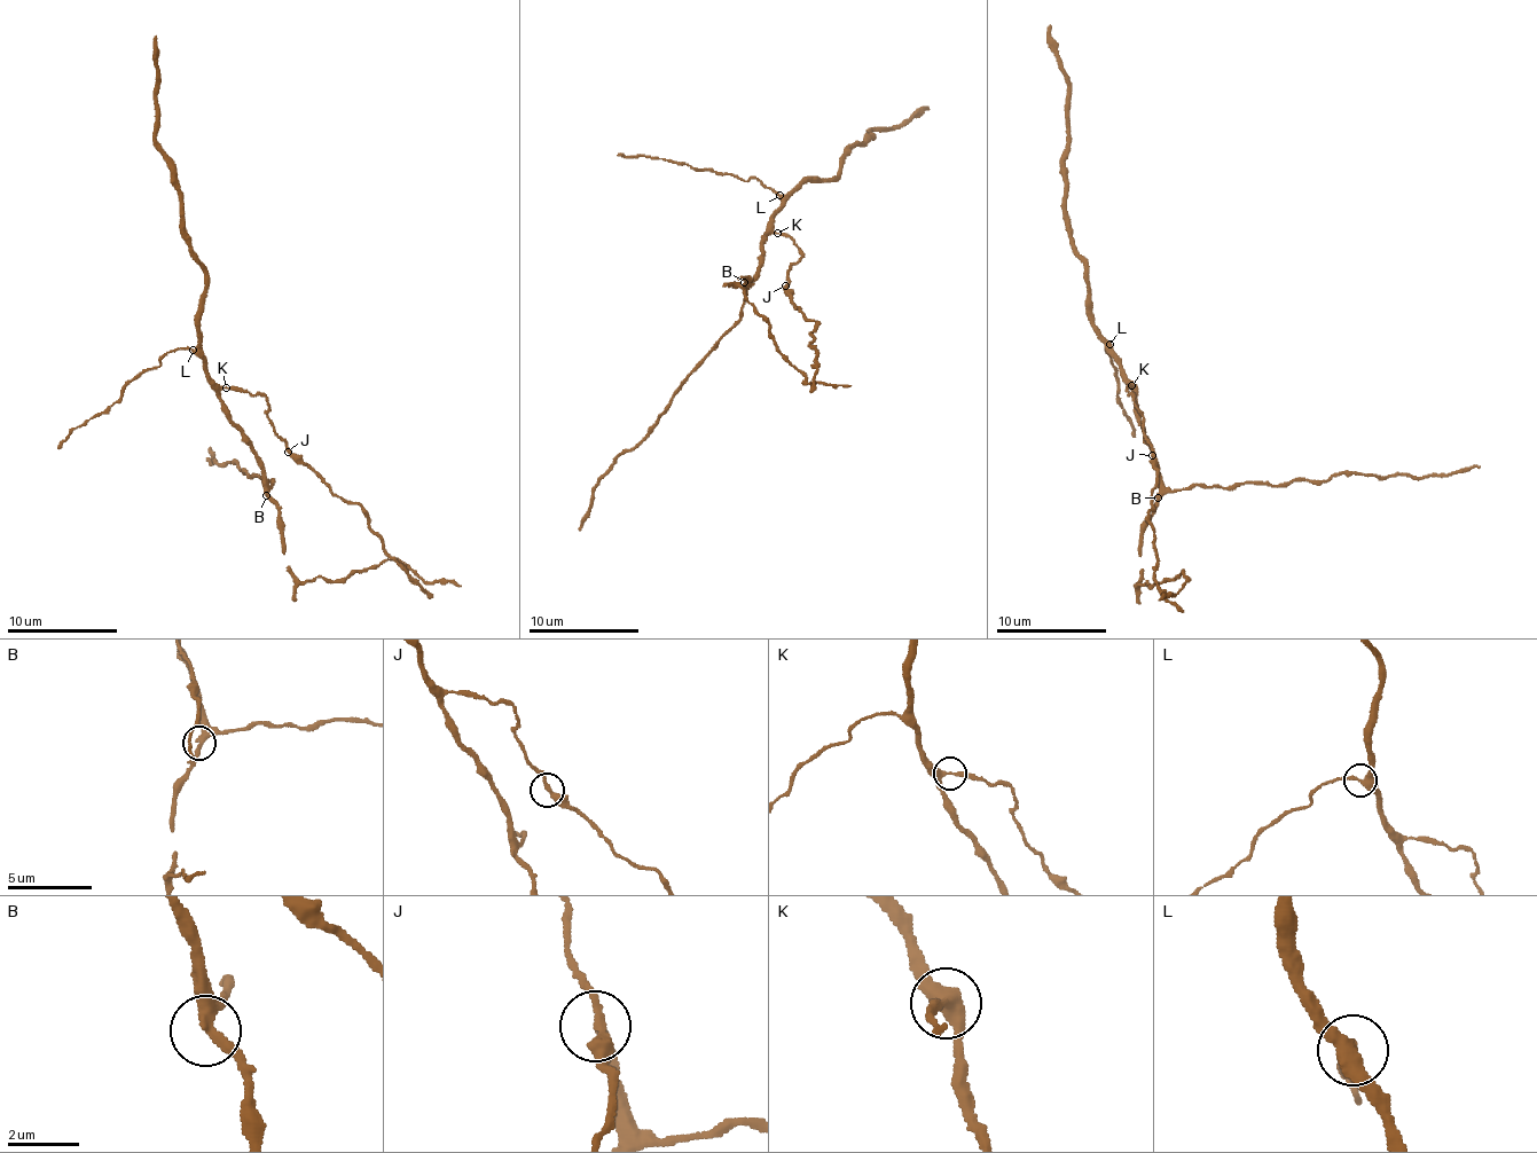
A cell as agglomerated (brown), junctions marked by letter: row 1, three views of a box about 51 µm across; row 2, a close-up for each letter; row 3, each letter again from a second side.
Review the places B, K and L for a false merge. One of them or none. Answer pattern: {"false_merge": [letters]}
{"false_merge": []}

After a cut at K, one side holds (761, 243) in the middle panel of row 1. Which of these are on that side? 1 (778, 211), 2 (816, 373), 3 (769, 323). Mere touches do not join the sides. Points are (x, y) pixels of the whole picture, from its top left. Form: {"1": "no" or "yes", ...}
{"1": "yes", "2": "no", "3": "yes"}

